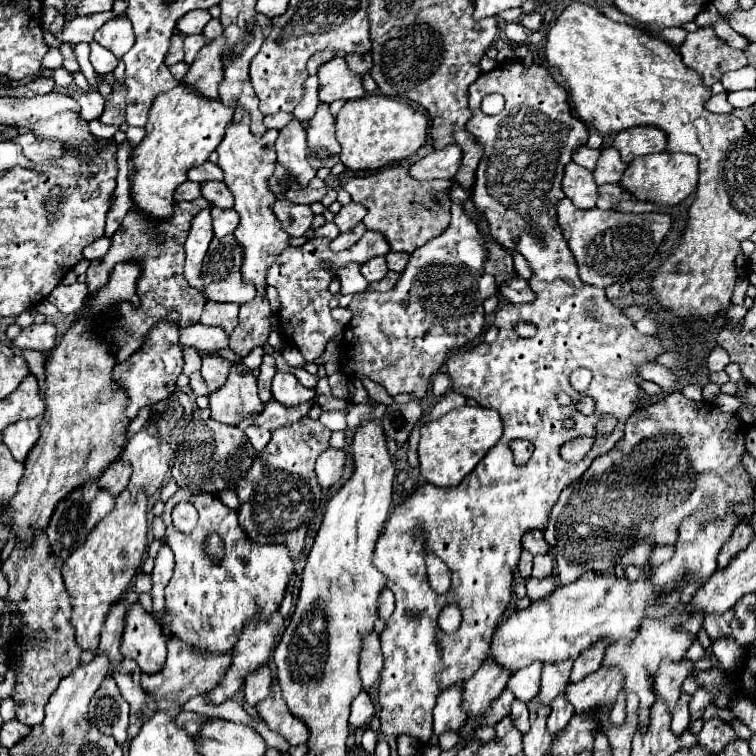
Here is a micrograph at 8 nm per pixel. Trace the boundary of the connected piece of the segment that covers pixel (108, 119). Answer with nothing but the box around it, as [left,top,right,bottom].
[98,75,128,127]

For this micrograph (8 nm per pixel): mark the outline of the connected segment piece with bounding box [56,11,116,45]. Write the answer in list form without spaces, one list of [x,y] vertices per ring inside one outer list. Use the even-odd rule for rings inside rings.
[[[110,11],[110,13],[88,15],[88,17],[74,17],[74,19],[70,19],[70,21],[64,23],[62,31],[56,33],[56,39],[58,39],[58,41],[68,41],[68,43],[72,43],[72,45],[76,45],[76,43],[80,43],[80,41],[90,43],[92,37],[94,37],[94,33],[96,33],[96,29],[100,29],[100,27],[106,23],[106,19],[110,19],[110,17],[114,17],[114,15],[116,15],[116,13]]]

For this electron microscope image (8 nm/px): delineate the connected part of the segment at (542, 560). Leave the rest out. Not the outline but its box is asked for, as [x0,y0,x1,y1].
[532,555,554,579]

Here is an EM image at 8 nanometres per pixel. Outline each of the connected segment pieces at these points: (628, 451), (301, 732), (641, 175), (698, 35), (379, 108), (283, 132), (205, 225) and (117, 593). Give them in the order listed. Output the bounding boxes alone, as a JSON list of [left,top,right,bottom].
[[544,391,754,585],[258,681,308,745],[620,153,698,205],[678,27,748,87],[336,95,428,171],[276,119,317,187],[184,209,212,291],[62,489,148,651]]

